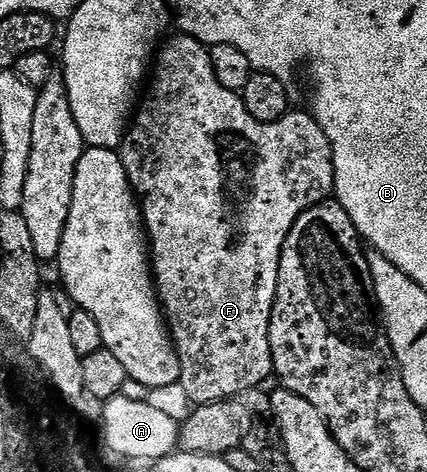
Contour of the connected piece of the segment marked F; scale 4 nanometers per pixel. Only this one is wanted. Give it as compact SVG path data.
M176 34L173 40L165 39L162 47L155 53L150 83L146 88L146 98L139 101L138 111L128 131L124 133L124 143L120 145L118 151L128 175L128 181L132 183L133 193L140 205L150 245L150 263L156 281L156 291L172 342L176 346L176 353L180 359L178 388L179 391L184 391L185 398L190 402L189 405L218 404L231 401L231 396L243 397L250 389L261 387L267 376L273 375L268 335L272 307L278 290L282 246L294 222L298 222L298 218L306 209L313 208L315 204L325 203L333 195L336 186L334 154L330 146L330 138L326 138L322 126L318 126L316 117L307 111L304 112L290 110L282 119L273 124L258 122L258 118L254 118L254 114L246 110L243 95L234 90L226 90L226 86L218 82L218 74L214 74L214 66L210 62L209 49L193 36Z

